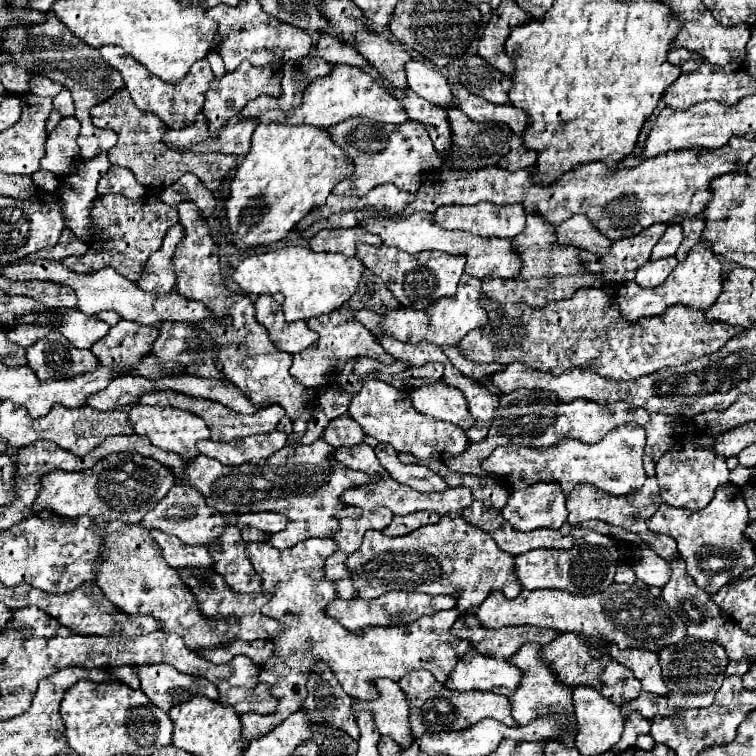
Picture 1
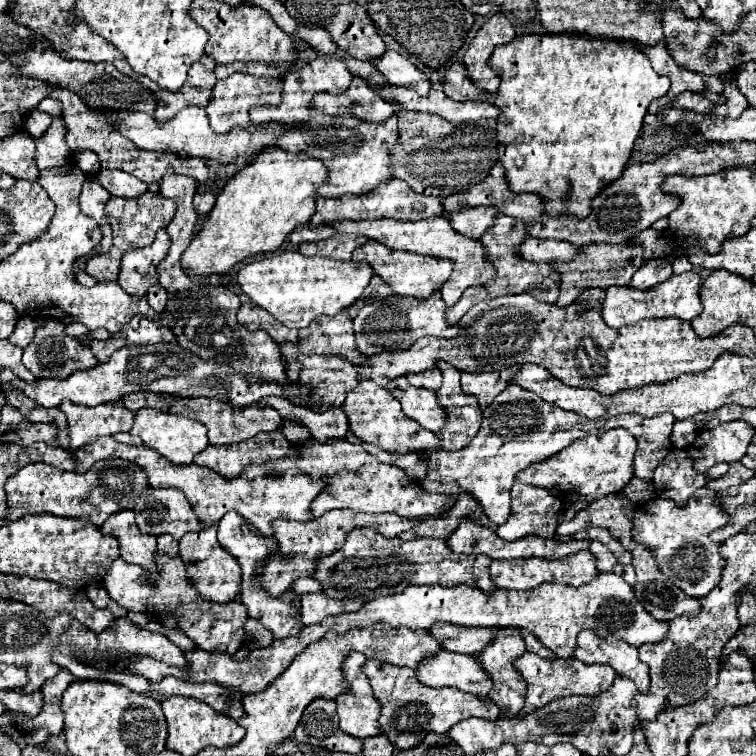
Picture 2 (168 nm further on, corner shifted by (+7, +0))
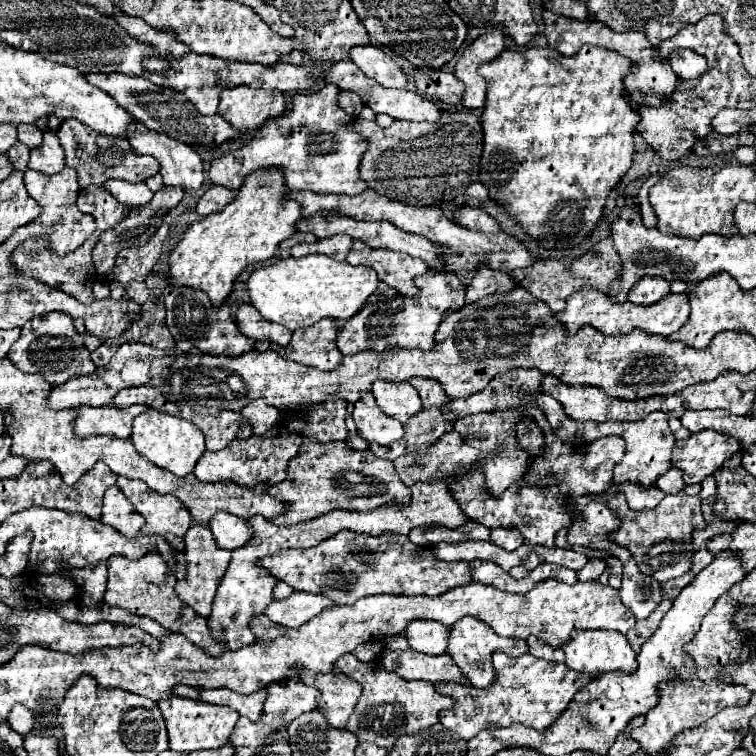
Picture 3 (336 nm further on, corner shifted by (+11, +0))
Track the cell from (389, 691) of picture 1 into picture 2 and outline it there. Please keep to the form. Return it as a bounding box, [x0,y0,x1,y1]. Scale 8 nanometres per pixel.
[336,651,382,739]

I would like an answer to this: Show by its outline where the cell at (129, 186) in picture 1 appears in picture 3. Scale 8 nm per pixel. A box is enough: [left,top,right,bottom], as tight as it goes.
[106,179,152,207]

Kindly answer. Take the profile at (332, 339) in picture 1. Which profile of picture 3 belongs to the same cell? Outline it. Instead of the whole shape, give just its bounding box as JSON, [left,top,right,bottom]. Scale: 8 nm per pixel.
[258,319,342,371]

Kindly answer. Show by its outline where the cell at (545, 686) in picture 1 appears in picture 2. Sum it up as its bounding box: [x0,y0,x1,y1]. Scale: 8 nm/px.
[476,629,528,717]

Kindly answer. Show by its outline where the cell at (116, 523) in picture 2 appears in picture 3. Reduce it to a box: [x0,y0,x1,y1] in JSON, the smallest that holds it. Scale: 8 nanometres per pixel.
[100,485,144,537]

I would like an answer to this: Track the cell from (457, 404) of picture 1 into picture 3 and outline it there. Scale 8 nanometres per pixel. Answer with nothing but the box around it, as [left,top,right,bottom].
[372,381,422,423]

